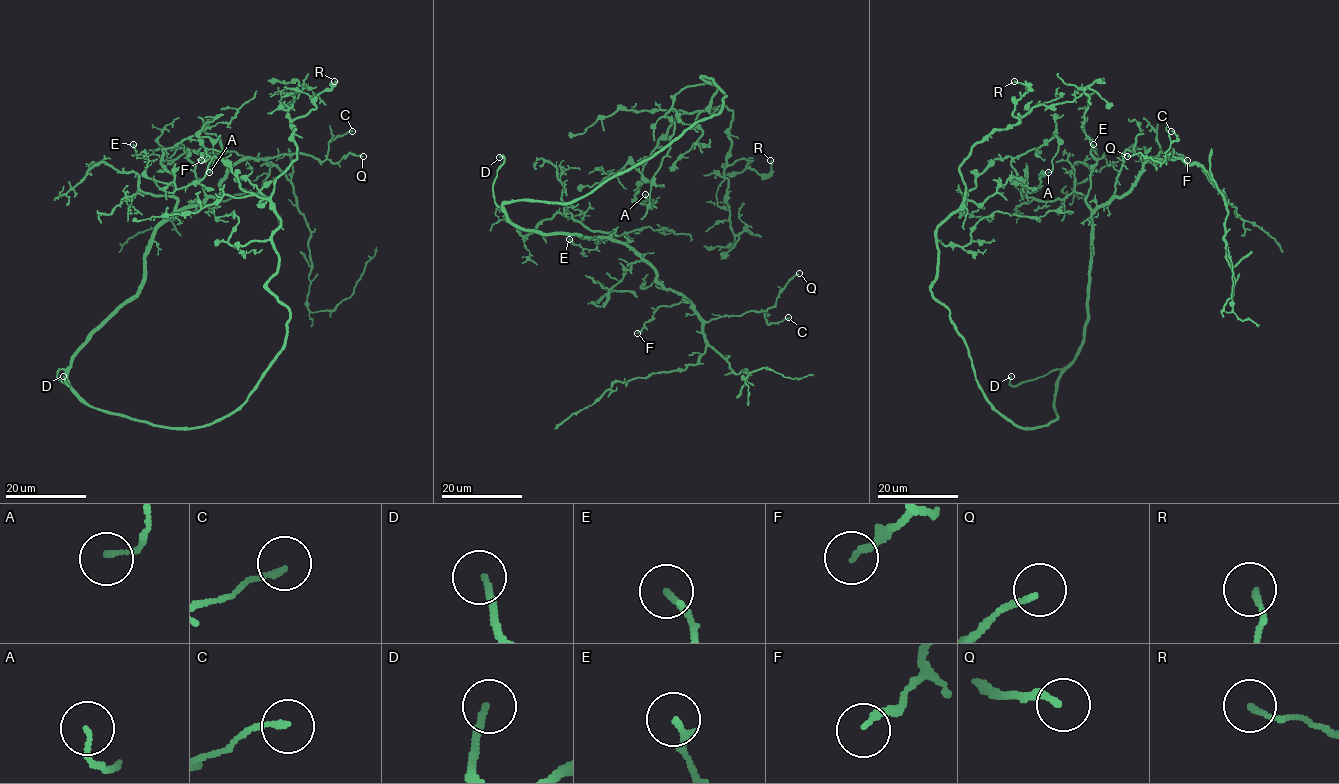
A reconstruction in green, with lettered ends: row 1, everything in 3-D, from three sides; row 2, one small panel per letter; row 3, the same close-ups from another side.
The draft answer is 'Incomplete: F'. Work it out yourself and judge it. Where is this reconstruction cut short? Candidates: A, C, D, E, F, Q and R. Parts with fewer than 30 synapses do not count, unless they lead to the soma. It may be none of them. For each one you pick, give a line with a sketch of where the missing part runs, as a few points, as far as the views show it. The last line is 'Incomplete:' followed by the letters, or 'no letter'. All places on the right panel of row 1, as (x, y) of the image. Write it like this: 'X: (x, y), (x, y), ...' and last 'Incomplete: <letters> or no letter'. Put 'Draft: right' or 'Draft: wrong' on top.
Draft: wrong
D: (1011, 376), (1022, 376), (1023, 369), (1036, 357), (1026, 344), (1014, 343), (1009, 338)
Incomplete: D

